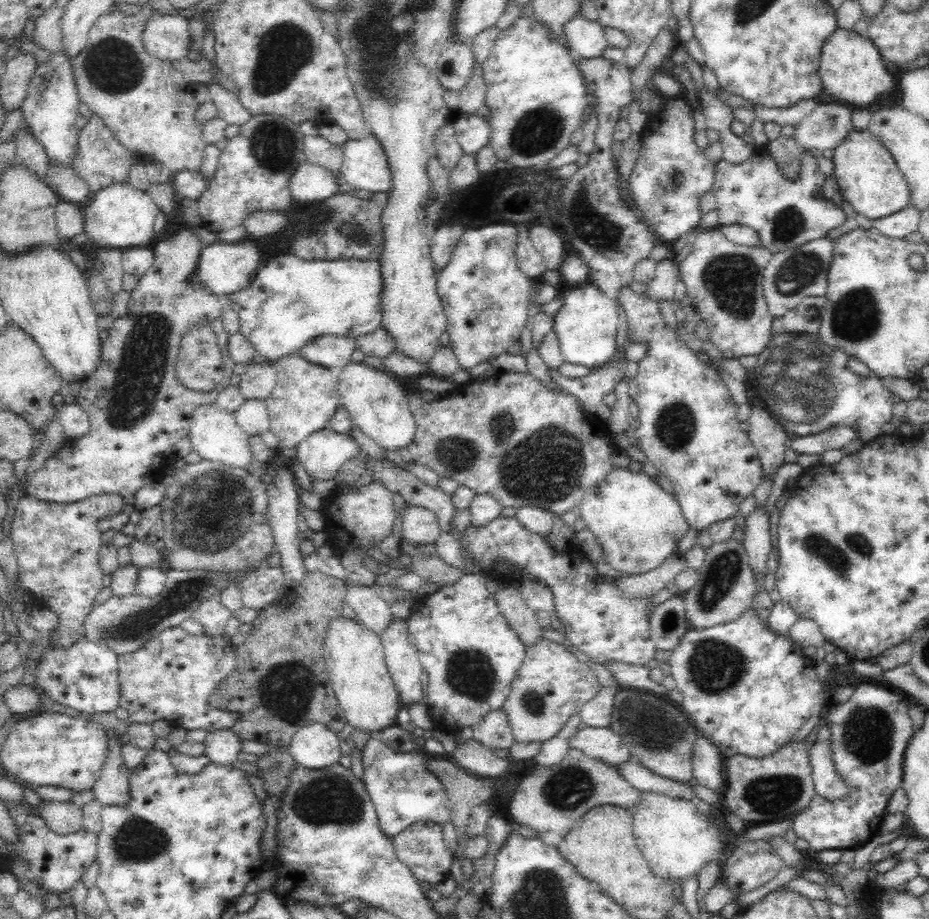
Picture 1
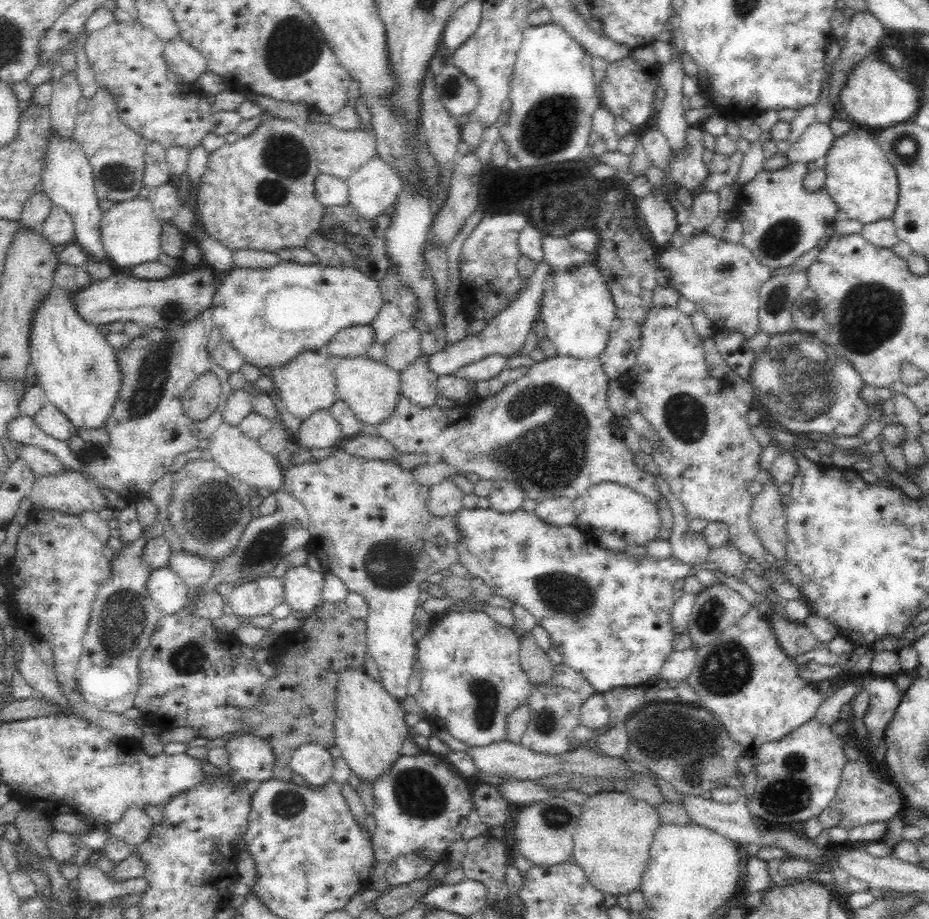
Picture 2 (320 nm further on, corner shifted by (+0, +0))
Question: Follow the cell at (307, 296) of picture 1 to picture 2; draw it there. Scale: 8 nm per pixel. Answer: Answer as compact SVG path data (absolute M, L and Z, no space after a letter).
M290 261L263 269L235 266L225 274L211 300L213 322L220 330L222 340L234 348L245 363L260 369L276 369L303 351L325 349L338 332L355 325L371 324L385 304L379 282L366 273L350 267L322 267Z

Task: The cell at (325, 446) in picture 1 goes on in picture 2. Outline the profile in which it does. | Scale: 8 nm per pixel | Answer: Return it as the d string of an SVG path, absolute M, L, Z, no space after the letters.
M316 409L304 419L298 428L298 437L294 439L300 447L330 448L336 447L344 438L338 422L328 409Z

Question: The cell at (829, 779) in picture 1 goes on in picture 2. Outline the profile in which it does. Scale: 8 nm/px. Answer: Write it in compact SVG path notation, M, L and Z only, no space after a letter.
M863 757L858 759L858 762L848 761L844 766L838 794L830 802L830 806L819 815L820 824L824 829L843 827L849 831L874 821L886 823L905 808L902 794L894 786L882 782L880 776L875 776L873 768L870 767L868 760Z

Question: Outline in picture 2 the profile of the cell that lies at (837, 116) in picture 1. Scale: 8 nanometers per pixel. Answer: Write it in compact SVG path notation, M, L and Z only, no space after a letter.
M815 120L802 133L800 140L790 145L784 155L792 164L795 162L812 162L817 158L826 156L834 139L835 136L830 131L828 123Z

